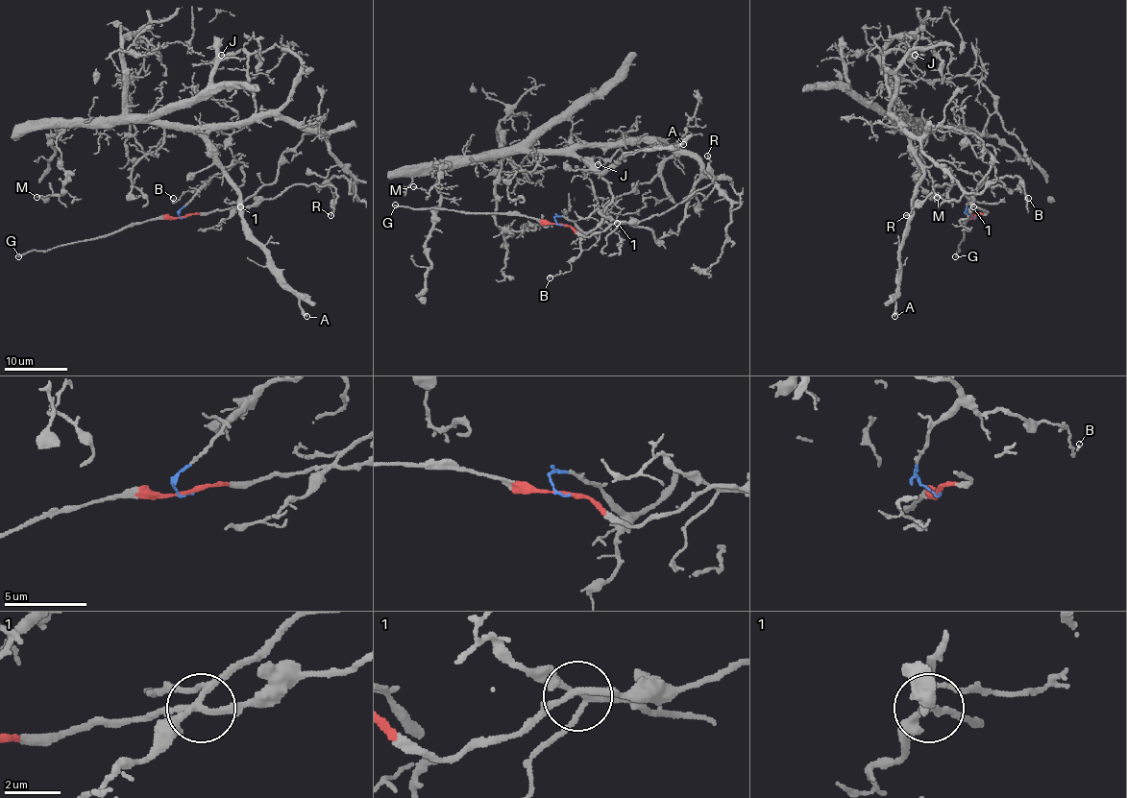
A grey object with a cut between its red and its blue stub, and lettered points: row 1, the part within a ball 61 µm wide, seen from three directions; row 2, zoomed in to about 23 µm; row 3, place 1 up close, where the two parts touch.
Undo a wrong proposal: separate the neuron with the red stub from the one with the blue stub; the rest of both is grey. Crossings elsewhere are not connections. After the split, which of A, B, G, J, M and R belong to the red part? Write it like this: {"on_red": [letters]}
{"on_red": ["G", "R"]}

